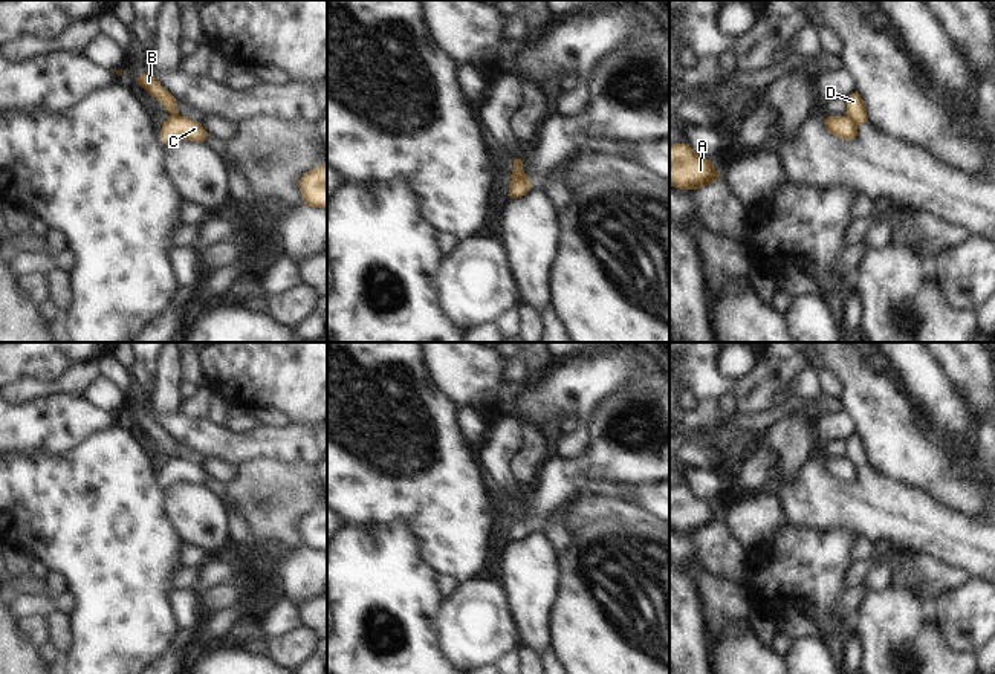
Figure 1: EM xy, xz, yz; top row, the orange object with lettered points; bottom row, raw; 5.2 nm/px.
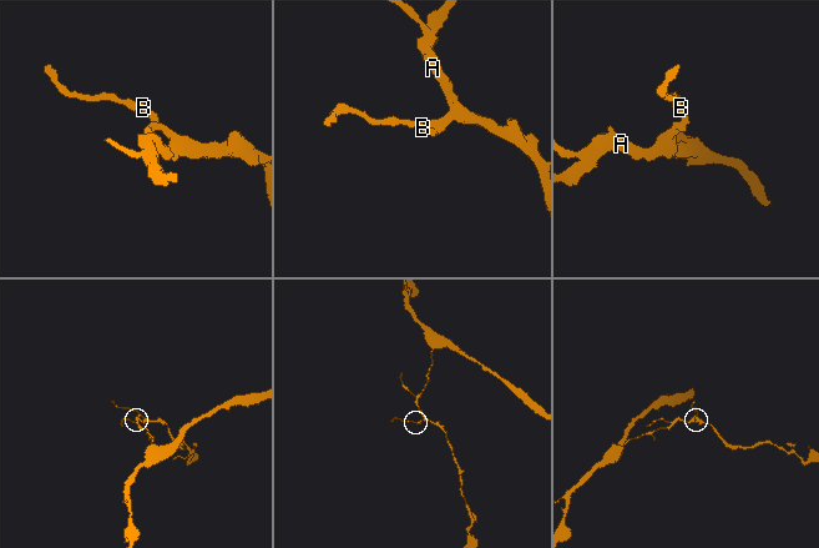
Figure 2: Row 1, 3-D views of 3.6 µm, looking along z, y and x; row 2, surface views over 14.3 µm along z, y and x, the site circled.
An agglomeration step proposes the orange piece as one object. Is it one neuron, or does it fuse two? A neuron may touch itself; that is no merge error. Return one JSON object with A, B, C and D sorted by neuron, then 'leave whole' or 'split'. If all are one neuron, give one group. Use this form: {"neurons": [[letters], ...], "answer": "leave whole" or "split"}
{"neurons": [["A", "C"], ["B", "D"]], "answer": "split"}

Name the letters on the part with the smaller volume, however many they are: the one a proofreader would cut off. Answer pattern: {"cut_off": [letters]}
{"cut_off": ["B", "D"]}

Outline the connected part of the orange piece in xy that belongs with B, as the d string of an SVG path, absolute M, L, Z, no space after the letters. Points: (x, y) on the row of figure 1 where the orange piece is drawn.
M151 72L138 76L136 83L144 87L153 98L156 98L171 116L179 116L177 99L160 86Z

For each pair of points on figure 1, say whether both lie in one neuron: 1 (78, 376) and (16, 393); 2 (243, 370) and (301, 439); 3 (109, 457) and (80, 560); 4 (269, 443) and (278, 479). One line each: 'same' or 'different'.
1: same
2: different
3: same
4: different

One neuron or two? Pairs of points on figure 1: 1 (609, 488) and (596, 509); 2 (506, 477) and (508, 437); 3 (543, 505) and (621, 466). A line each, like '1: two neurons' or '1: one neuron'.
1: two neurons
2: one neuron
3: one neuron

